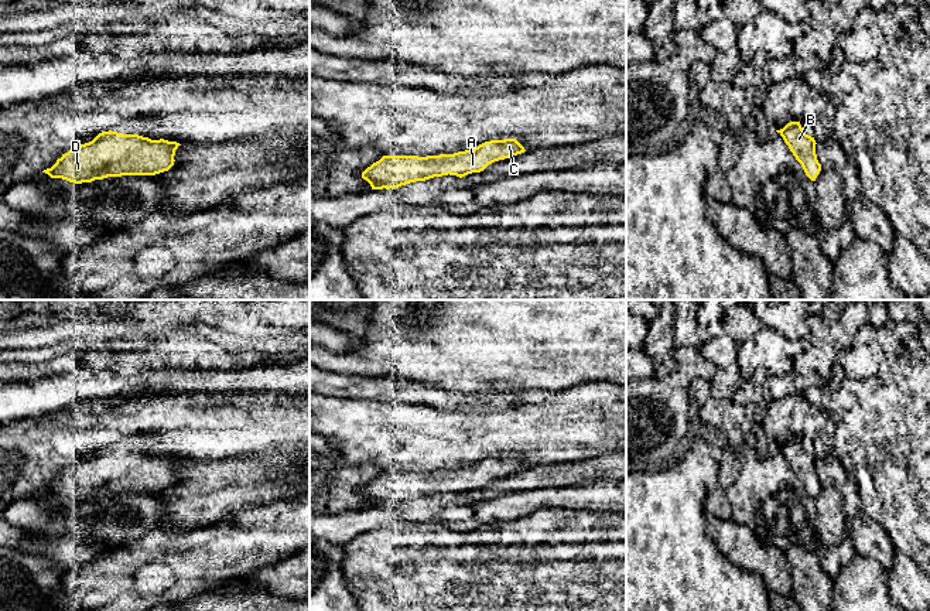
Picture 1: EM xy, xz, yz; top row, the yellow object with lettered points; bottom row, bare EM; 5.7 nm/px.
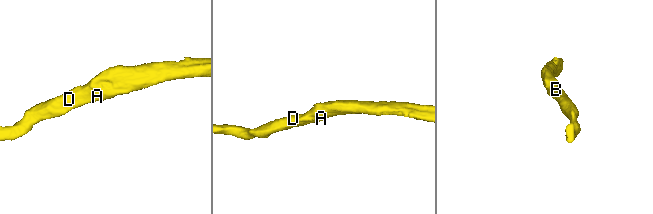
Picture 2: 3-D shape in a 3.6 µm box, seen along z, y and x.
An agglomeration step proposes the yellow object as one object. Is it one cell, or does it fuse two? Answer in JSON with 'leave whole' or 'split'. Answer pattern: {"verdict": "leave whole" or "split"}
{"verdict": "leave whole"}

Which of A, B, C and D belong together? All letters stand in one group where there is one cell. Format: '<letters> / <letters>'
A B C D

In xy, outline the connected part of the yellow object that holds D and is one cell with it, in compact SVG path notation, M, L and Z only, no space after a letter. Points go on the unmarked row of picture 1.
M109 447L62 471L42 489L75 501L107 494L155 492L174 482L175 467L179 462L164 455L151 457Z

